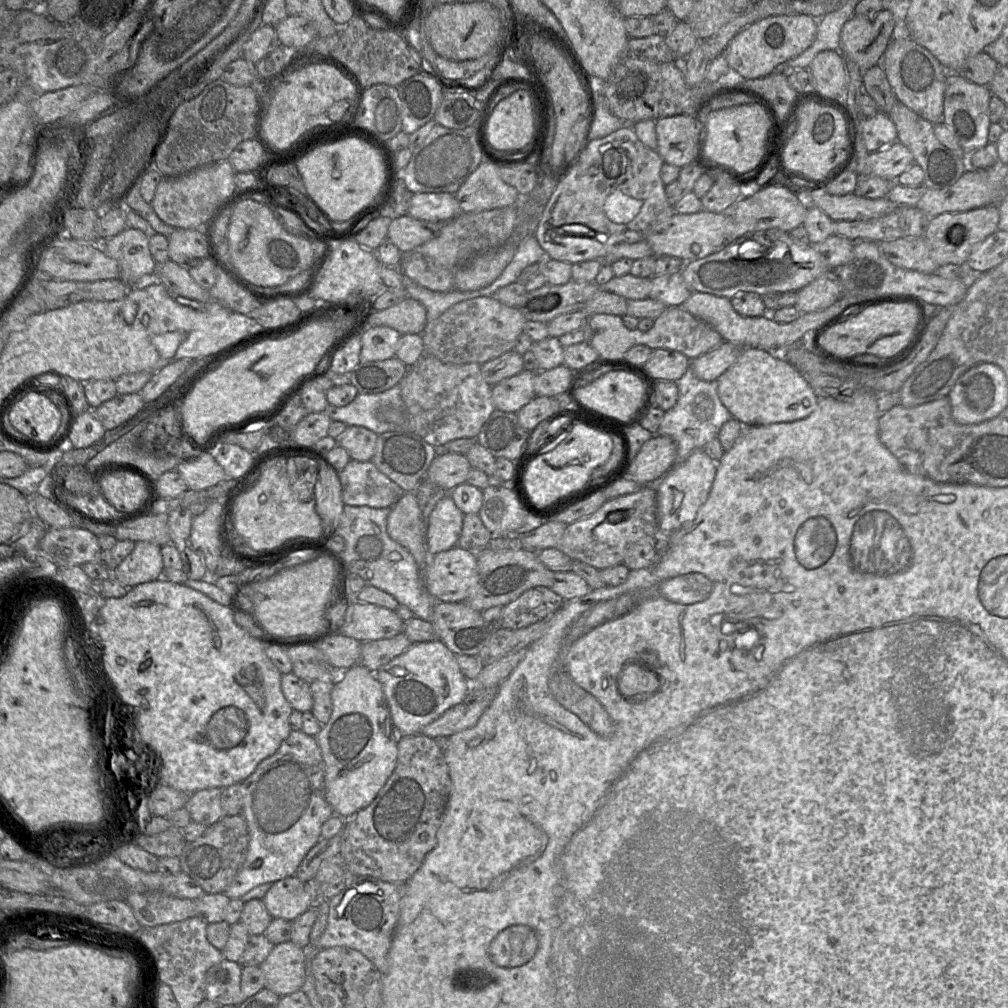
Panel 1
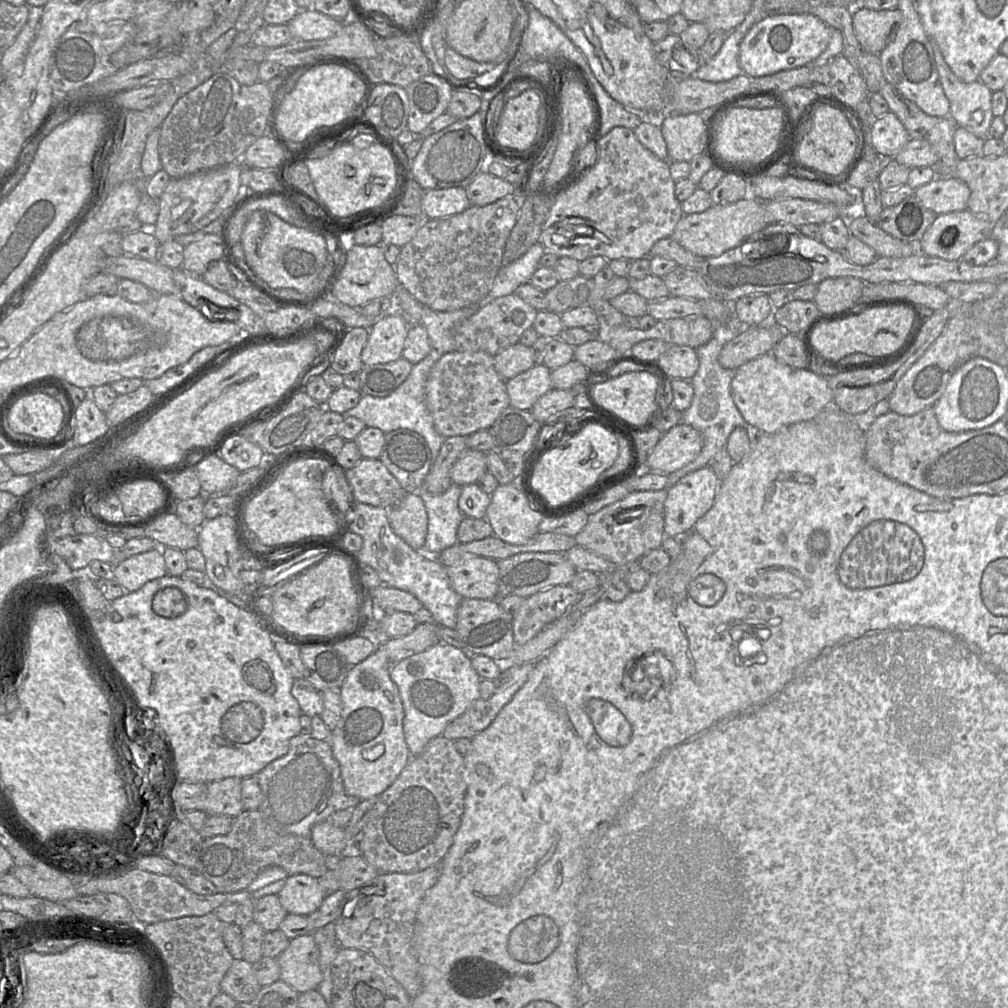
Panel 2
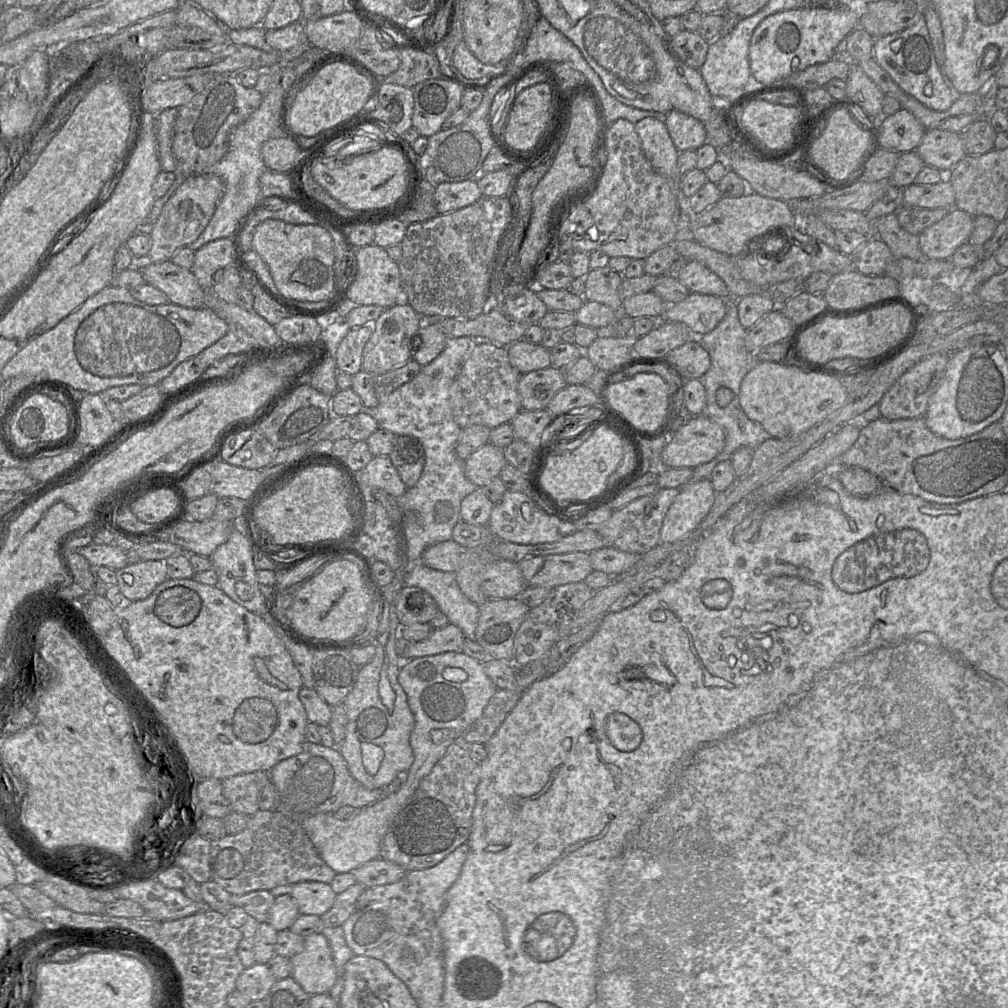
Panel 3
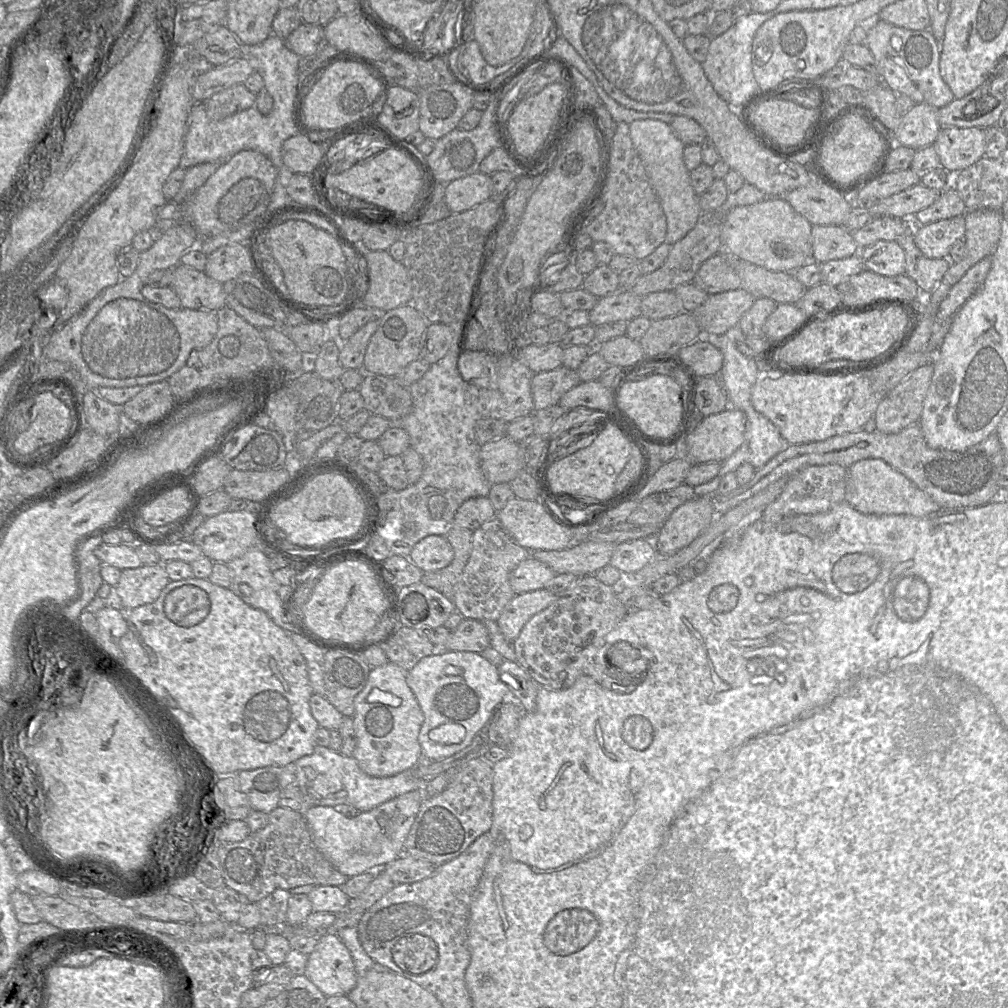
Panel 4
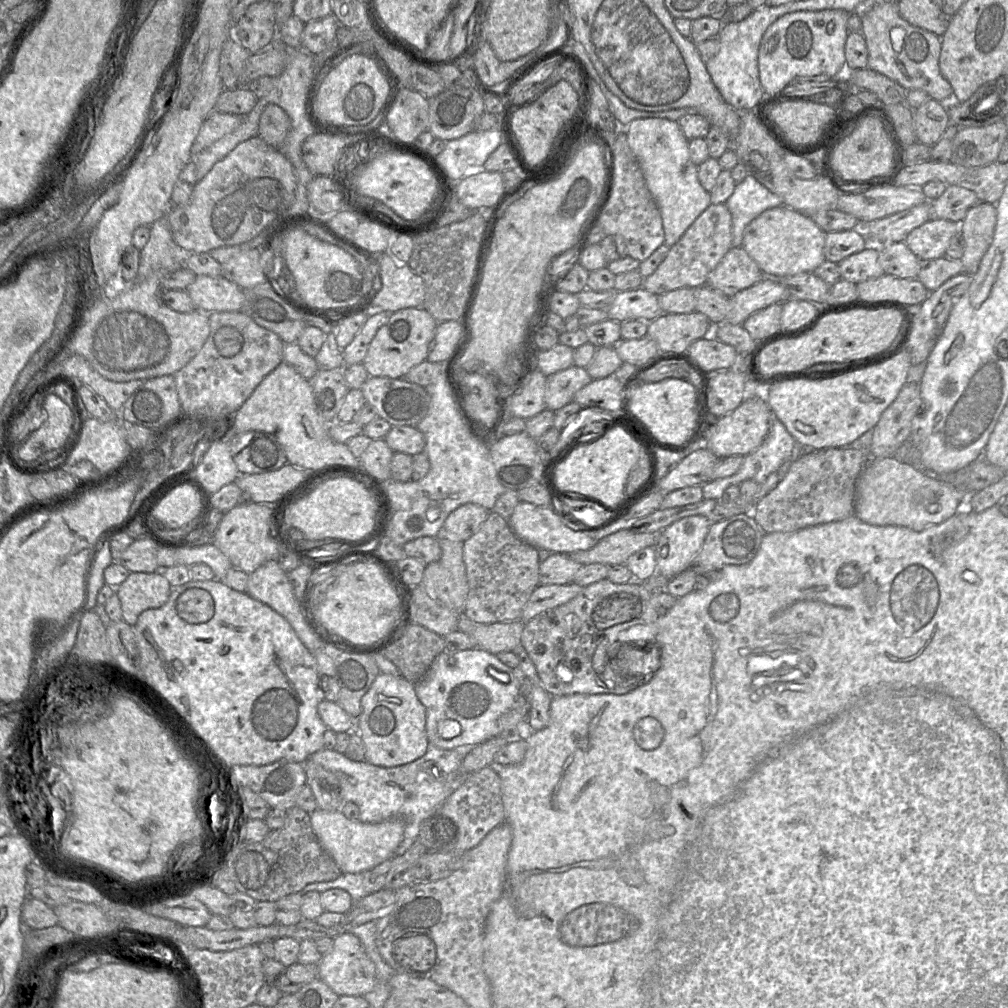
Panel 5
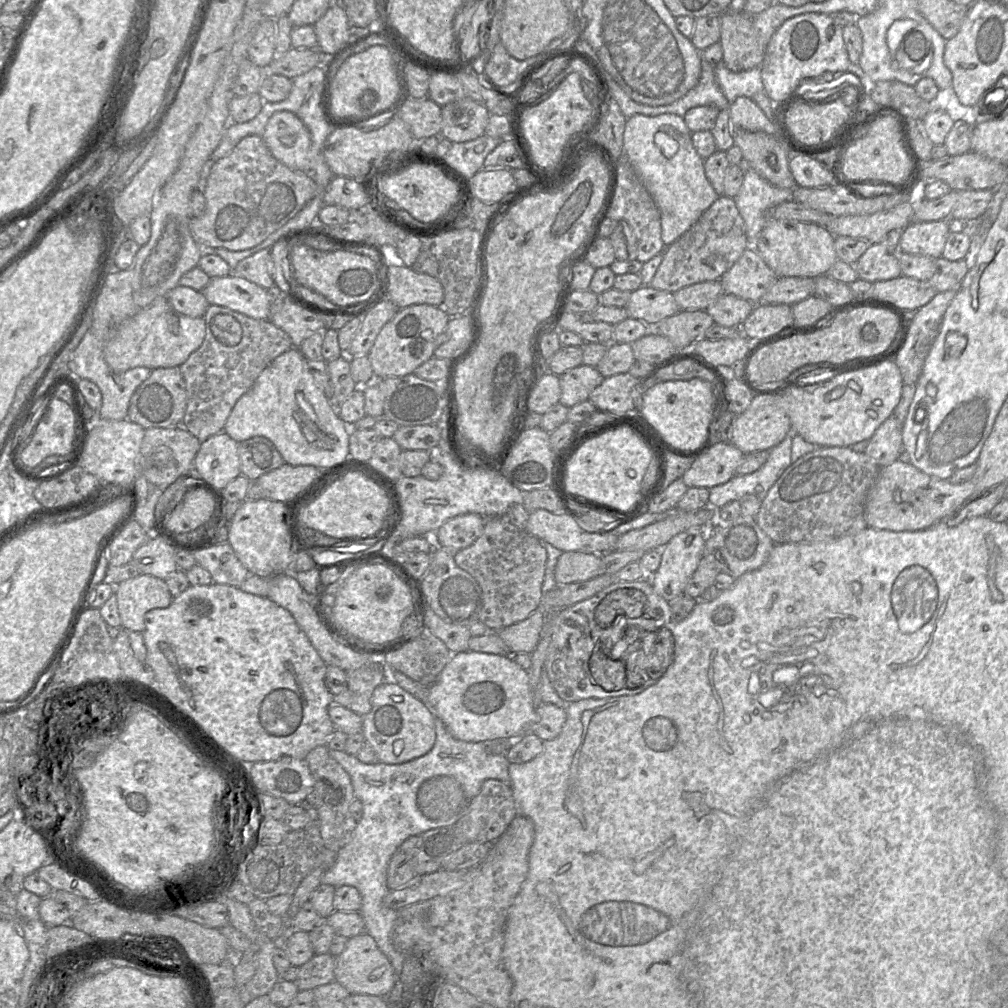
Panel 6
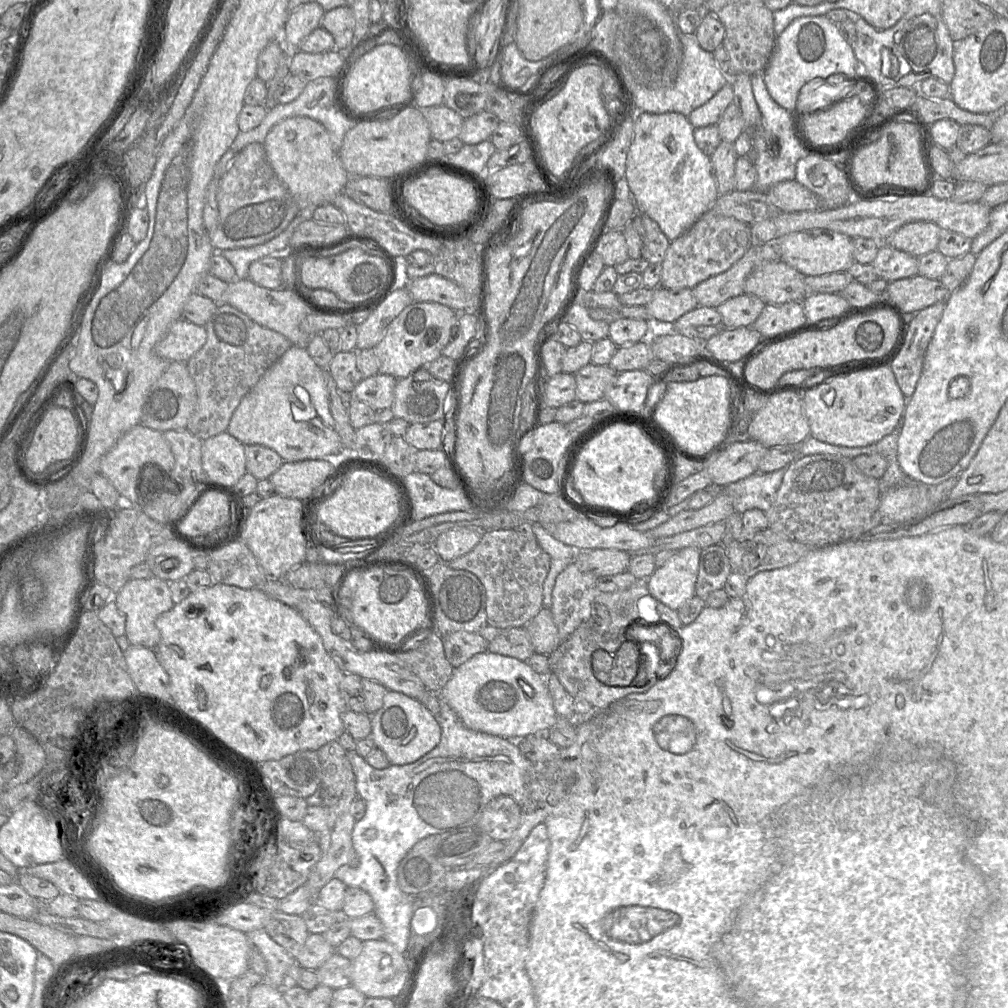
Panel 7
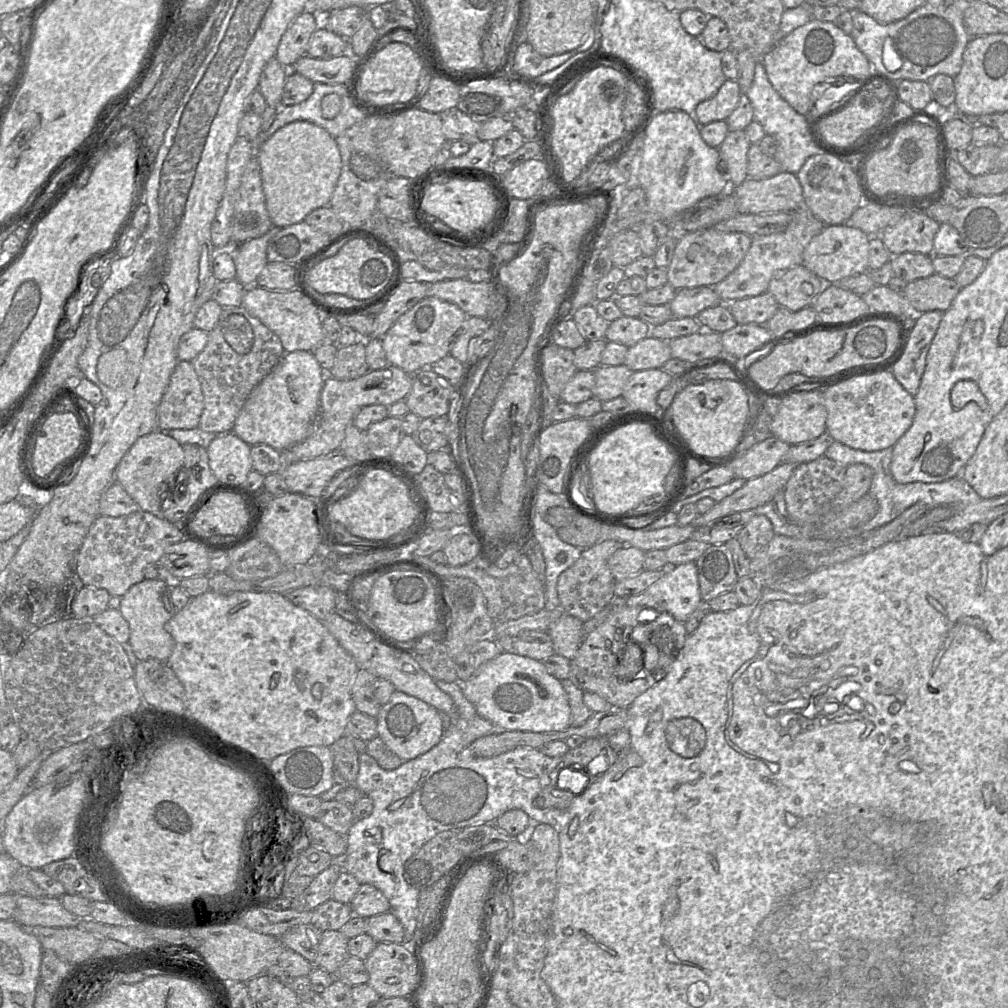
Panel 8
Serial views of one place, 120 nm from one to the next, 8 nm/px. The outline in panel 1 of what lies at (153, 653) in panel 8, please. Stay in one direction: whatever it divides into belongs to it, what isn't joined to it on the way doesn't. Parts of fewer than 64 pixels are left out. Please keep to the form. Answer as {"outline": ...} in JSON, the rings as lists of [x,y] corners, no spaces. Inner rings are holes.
{"outline":[[[137,541],[132,552],[111,575],[127,588],[162,578],[165,570],[161,547],[149,541]]]}

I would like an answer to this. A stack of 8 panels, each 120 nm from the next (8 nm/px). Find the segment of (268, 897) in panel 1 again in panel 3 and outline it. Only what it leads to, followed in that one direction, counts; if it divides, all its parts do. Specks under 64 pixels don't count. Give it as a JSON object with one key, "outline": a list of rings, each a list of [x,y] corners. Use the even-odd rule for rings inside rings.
{"outline":[[[319,881],[298,882],[290,895],[300,914],[319,916],[332,908],[337,897],[330,884]]]}

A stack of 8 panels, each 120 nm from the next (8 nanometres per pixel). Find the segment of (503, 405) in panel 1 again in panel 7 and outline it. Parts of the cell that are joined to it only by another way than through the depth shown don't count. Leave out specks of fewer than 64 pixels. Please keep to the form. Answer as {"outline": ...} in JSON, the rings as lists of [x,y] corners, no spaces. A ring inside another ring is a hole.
{"outline":[[[608,365],[584,366],[574,374],[576,400],[586,404],[604,399],[617,374]]]}

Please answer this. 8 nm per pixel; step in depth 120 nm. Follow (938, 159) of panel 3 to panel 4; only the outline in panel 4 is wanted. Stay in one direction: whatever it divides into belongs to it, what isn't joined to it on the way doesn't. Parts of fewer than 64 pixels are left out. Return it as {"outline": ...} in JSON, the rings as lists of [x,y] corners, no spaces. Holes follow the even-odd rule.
{"outline":[[[942,127],[933,146],[941,167],[953,176],[984,157],[985,130],[979,127]]]}

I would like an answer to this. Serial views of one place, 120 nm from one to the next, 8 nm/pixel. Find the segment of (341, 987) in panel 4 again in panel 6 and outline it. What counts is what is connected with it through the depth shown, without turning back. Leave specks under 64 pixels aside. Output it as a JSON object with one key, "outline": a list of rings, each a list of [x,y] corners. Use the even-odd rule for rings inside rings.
{"outline":[[[367,933],[349,938],[344,951],[335,958],[335,981],[346,988],[351,995],[367,994],[384,997],[396,983],[392,964],[378,948],[374,938]]]}

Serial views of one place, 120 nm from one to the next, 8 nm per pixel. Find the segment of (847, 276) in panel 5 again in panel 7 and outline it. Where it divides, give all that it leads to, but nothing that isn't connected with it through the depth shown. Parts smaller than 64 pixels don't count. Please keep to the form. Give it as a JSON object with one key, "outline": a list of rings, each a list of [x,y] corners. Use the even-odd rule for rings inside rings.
{"outline":[[[880,243],[878,254],[871,264],[879,278],[891,282],[918,275],[918,258],[887,243]]]}

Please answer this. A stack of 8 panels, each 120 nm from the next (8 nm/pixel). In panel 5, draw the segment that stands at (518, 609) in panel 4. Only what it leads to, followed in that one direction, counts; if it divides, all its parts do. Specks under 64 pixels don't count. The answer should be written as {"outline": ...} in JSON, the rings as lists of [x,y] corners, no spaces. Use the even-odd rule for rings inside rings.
{"outline":[[[575,583],[539,584],[524,606],[520,619],[528,622],[542,612],[565,604],[576,597],[583,588]]]}

